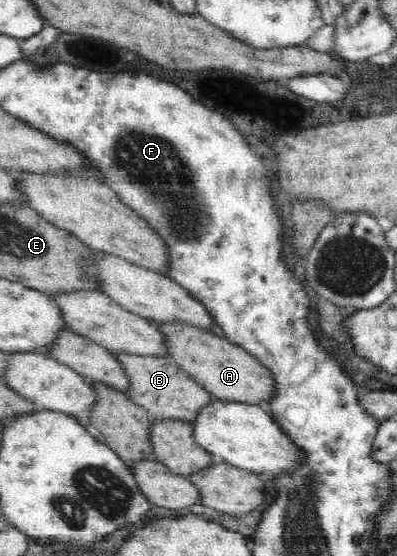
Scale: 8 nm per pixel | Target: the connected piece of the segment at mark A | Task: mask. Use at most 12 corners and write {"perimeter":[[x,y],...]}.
{"perimeter":[[160,326],[169,359],[214,398],[266,406],[273,375],[222,334]]}

